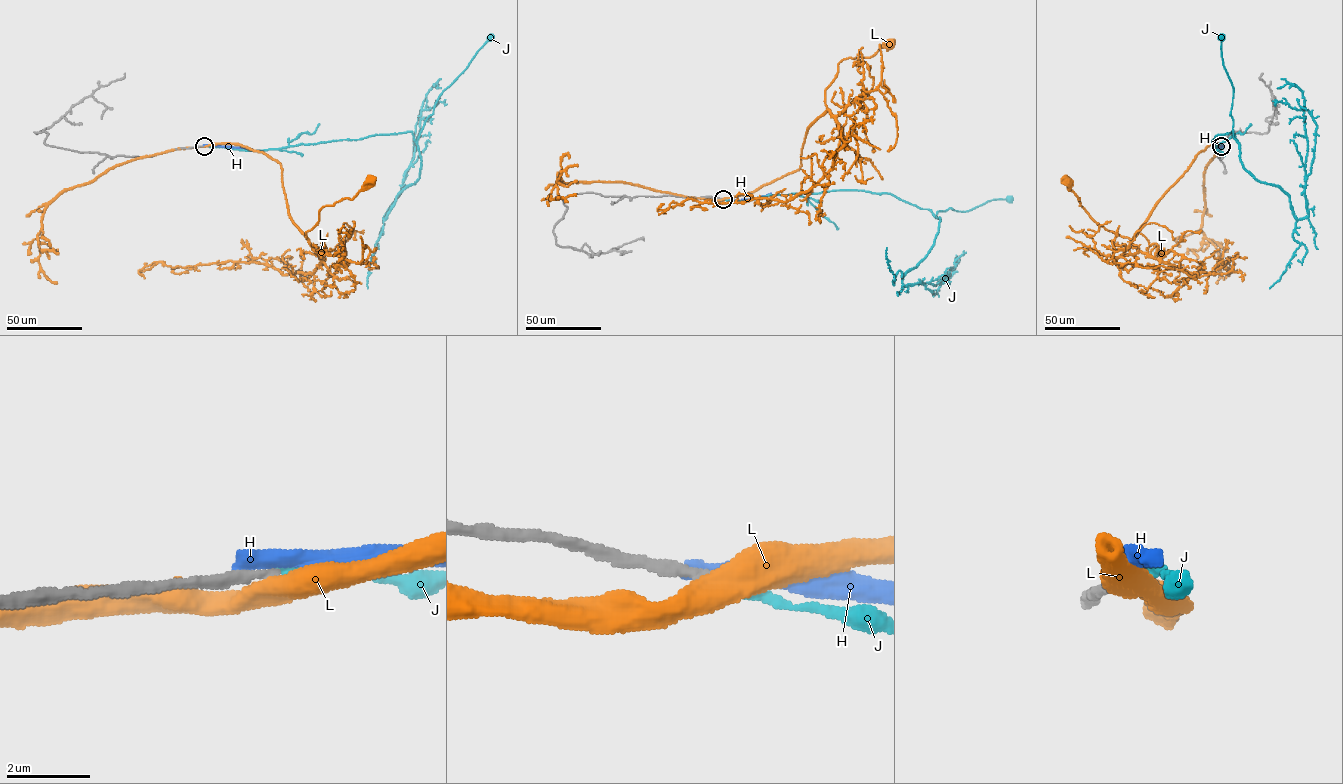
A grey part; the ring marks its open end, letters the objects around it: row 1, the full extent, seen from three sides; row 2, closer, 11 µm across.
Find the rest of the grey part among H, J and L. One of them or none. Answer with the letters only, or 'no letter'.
J

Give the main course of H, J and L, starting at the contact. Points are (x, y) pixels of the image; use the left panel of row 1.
H: (203, 146), (252, 149)
J: (204, 146), (243, 150), (280, 149), (411, 131), (417, 143), (425, 121), (433, 112), (441, 93), (490, 38)
L: (204, 146), (238, 144), (277, 161), (288, 214), (307, 240), (320, 210), (352, 199), (371, 180)

